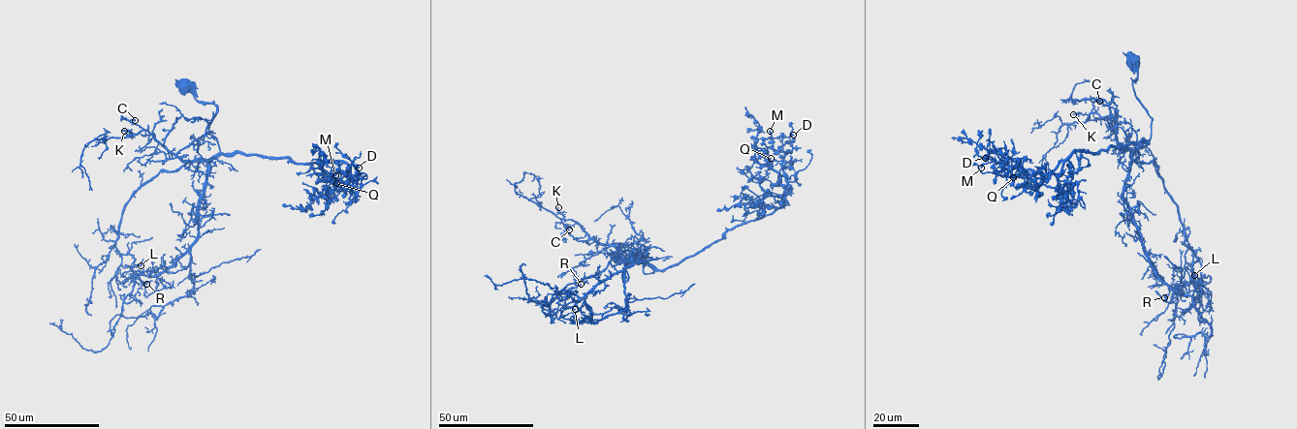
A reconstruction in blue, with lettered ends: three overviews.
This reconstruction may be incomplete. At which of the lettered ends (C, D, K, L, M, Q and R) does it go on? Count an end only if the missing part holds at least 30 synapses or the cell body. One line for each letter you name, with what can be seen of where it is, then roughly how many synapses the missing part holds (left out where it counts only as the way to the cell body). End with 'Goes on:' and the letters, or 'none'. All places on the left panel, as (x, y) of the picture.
Goes on: none

